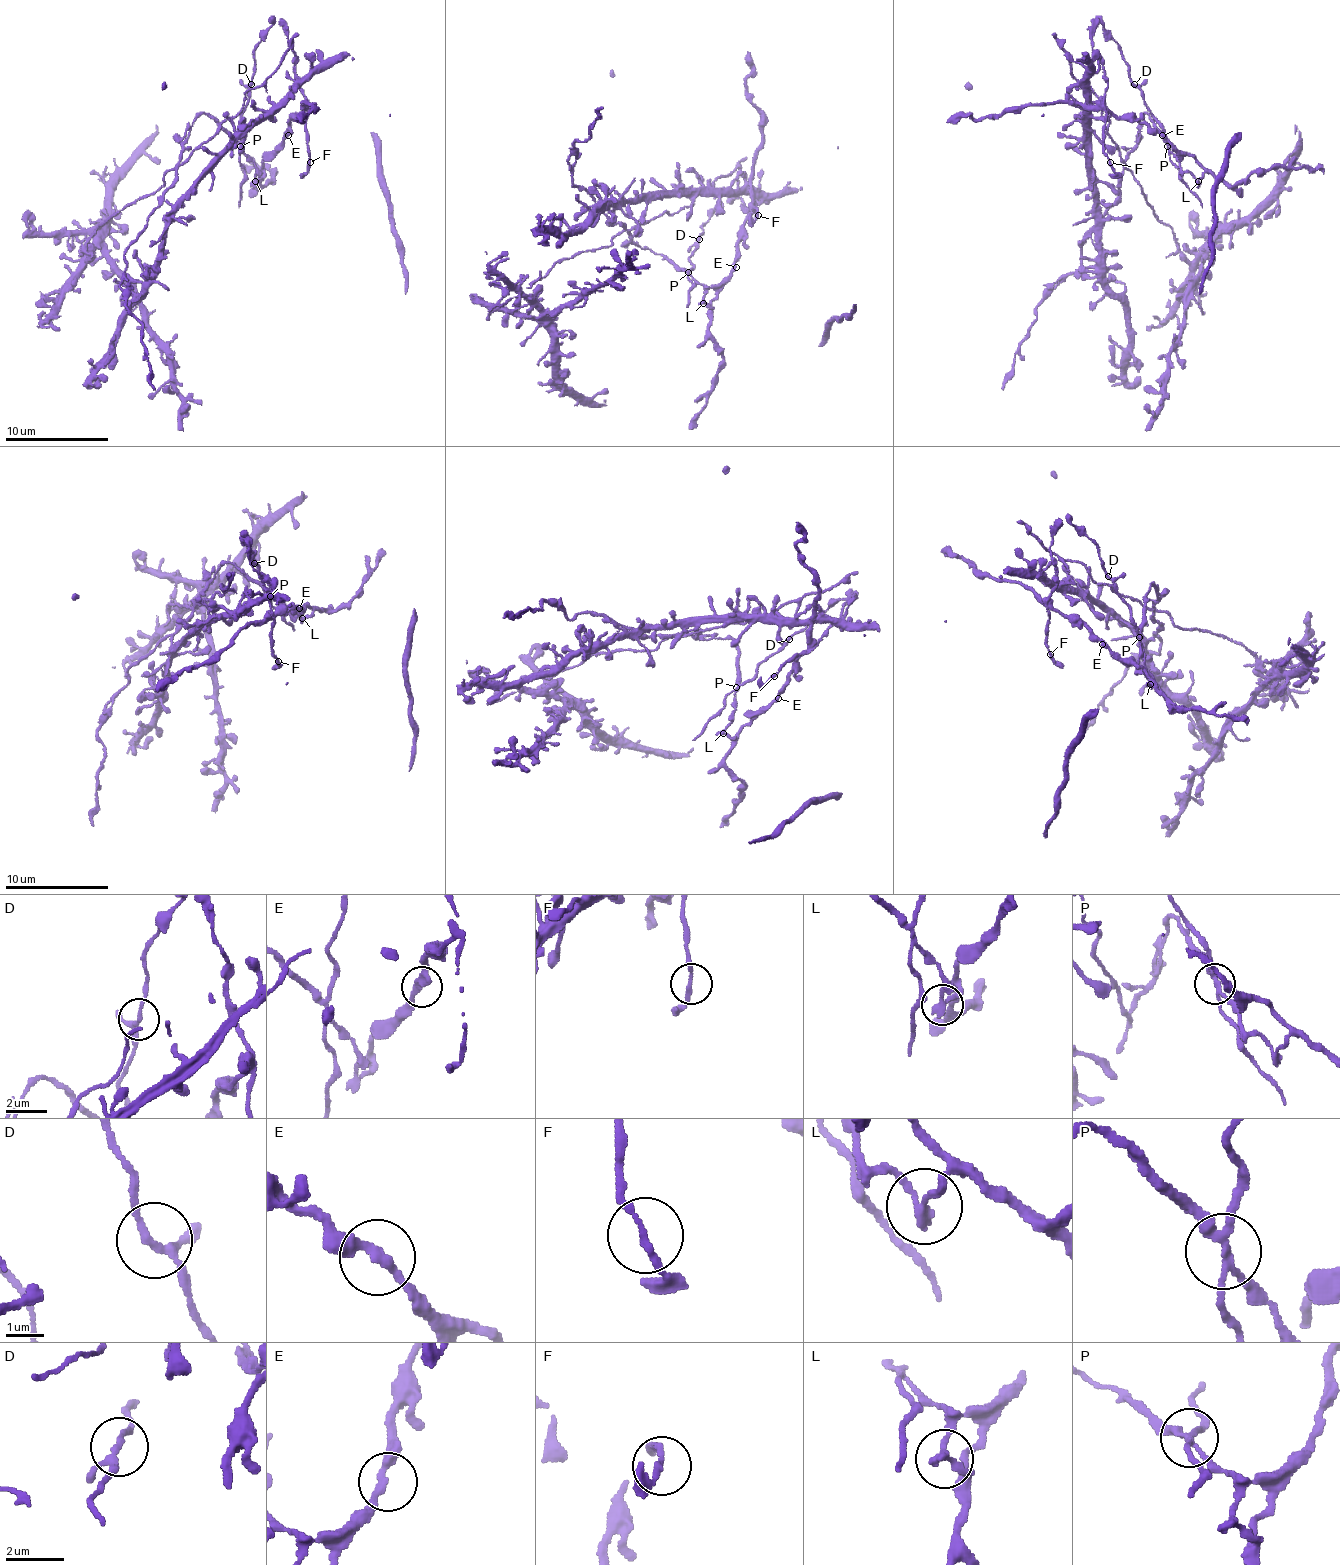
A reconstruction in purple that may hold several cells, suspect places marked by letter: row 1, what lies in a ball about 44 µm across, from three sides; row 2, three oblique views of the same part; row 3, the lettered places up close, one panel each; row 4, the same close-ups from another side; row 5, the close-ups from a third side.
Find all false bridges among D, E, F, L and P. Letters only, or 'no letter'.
L, P

